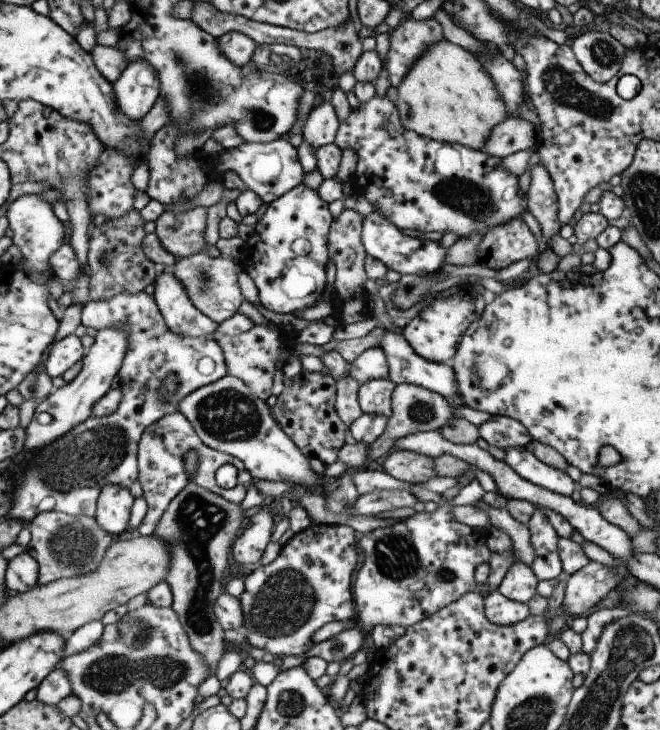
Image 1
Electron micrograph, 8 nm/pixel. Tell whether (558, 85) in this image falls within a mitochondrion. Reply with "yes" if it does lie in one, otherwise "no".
yes

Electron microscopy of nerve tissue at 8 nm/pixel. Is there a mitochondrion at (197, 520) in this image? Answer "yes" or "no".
yes

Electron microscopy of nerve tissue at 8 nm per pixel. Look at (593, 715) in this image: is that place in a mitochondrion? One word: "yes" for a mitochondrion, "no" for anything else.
yes

